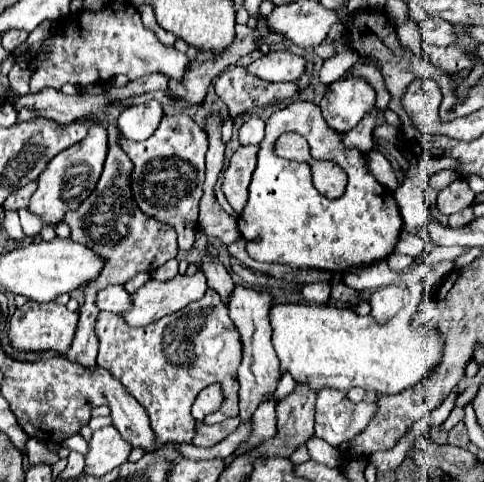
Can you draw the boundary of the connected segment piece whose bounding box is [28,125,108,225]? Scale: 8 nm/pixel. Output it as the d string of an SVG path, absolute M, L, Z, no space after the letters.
M92 125L88 135L80 143L74 143L72 147L58 153L46 165L46 171L40 173L38 189L30 199L28 211L38 215L46 225L60 223L68 211L76 211L76 207L80 207L80 203L94 191L100 179L100 171L104 167L106 153L108 153L106 125Z

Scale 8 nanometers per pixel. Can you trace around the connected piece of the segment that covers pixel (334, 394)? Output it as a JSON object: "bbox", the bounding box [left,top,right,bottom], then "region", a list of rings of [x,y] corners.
{"bbox":[316,389,376,447],"region":[[[322,389],[316,397],[316,437],[340,447],[344,441],[354,439],[376,415],[376,403],[352,403],[344,391]]]}

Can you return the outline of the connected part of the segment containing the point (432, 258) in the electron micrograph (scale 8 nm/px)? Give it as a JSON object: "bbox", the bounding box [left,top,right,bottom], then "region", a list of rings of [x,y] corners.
{"bbox":[426,247,468,267],"region":[[[434,247],[432,253],[428,255],[426,263],[428,263],[428,267],[432,267],[434,263],[438,263],[442,259],[456,259],[458,255],[462,255],[466,251],[468,251],[466,247]]]}

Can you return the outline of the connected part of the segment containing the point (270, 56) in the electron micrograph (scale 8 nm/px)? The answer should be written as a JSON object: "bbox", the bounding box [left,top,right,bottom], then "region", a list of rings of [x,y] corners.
{"bbox":[246,51,304,83],"region":[[[270,51],[246,65],[246,71],[268,83],[296,81],[304,73],[304,59],[290,51]]]}

